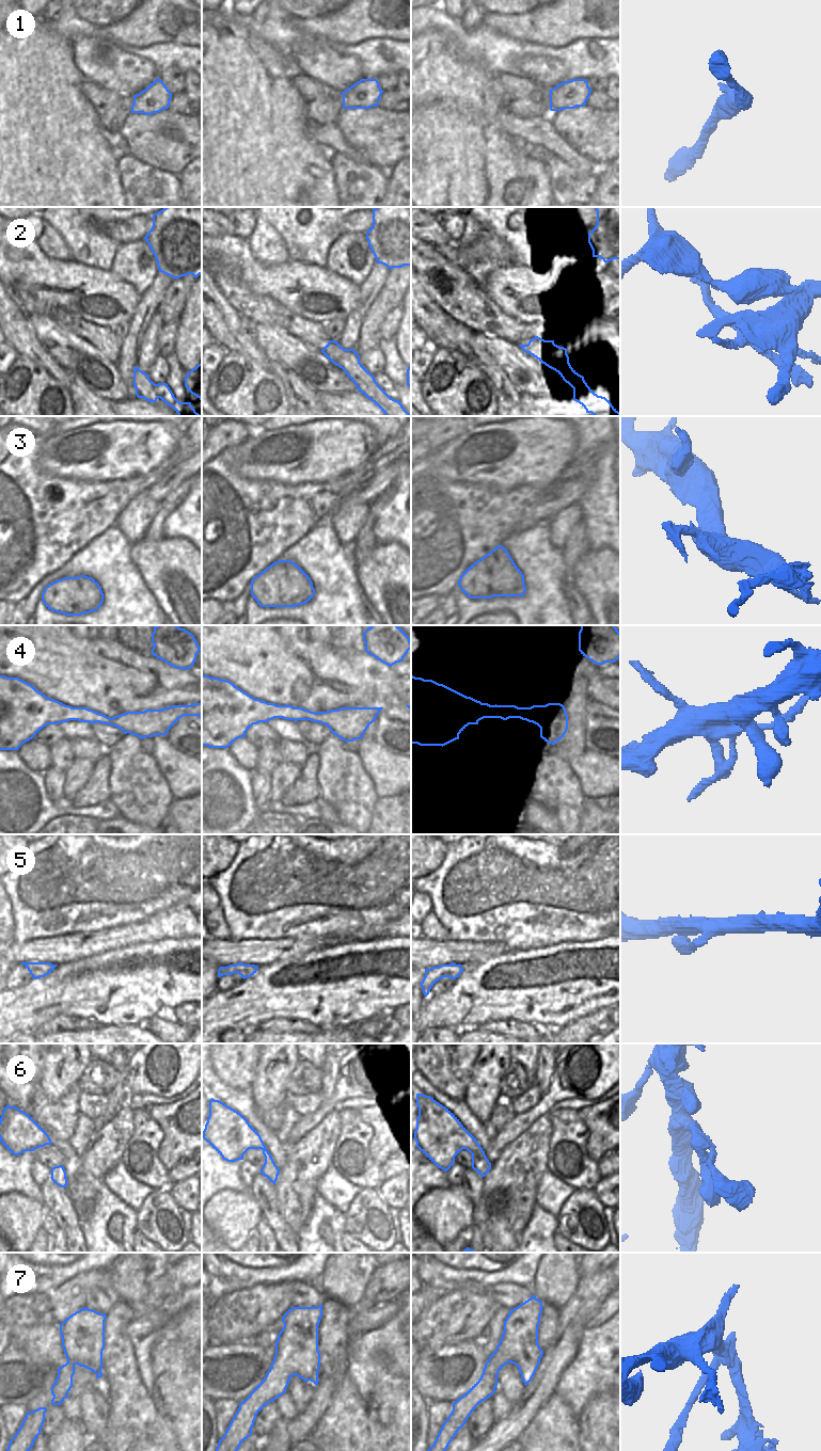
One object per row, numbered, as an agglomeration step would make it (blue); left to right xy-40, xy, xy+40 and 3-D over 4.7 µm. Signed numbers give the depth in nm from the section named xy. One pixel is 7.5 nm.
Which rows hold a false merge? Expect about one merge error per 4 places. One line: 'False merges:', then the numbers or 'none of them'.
False merges: 4, 7

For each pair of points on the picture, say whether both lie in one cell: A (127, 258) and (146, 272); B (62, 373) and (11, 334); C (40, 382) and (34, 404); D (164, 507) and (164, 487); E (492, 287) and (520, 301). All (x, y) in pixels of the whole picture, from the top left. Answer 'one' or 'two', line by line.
A: one
B: one
C: one
D: two
E: one

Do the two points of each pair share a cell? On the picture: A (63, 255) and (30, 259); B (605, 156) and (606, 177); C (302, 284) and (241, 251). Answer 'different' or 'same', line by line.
A: different
B: different
C: same

